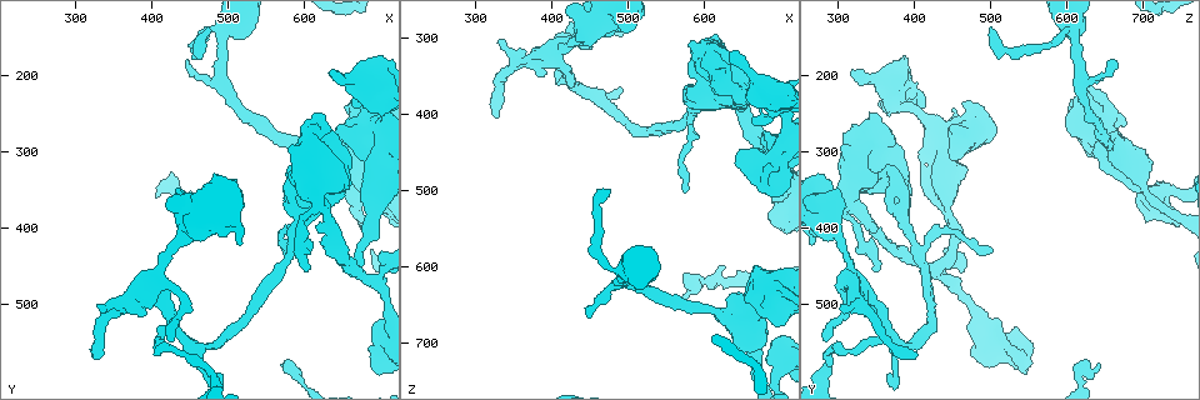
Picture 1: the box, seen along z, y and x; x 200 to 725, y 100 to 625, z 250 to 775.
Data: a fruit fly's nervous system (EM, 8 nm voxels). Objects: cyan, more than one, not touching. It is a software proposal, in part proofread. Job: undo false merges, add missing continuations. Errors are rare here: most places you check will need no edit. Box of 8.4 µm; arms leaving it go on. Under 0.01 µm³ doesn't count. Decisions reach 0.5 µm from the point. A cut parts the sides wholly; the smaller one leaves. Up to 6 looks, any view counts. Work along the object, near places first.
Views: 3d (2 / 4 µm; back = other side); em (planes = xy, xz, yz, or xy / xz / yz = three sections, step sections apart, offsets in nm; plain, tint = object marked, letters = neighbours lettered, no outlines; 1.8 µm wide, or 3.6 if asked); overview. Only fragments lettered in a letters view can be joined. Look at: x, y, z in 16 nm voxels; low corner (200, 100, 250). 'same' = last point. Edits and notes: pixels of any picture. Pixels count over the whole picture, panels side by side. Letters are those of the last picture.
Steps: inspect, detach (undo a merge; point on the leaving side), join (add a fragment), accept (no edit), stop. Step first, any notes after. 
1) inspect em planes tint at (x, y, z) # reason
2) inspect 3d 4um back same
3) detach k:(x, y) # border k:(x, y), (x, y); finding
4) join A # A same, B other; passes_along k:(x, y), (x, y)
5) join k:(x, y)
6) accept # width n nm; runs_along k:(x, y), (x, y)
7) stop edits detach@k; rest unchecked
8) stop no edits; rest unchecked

inspect em planes tint at (605, 315, 325) # sharp bend

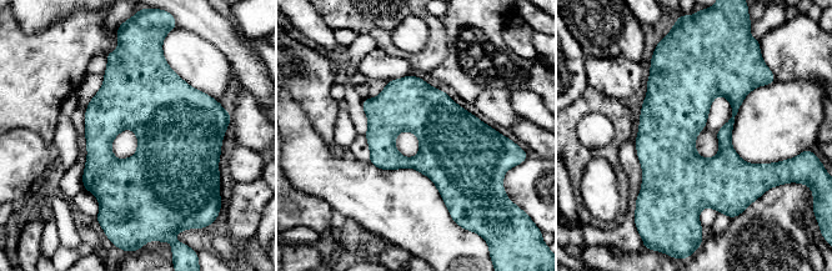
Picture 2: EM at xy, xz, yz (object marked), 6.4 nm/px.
inspect em planes letters same

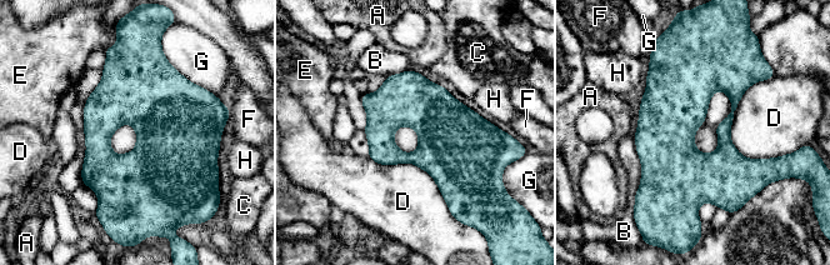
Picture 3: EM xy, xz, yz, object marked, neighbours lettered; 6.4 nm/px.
accept # width 320 nm; A other, B other, C other, D other, E other, F other, G other, H other; continuous, no second neuron

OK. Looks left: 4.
inspect em planes letters at (695, 360, 720) # four-way junction

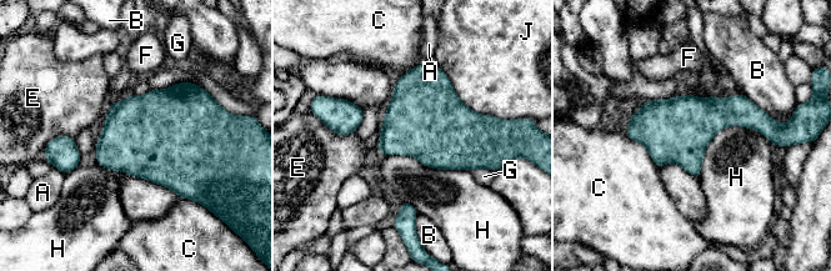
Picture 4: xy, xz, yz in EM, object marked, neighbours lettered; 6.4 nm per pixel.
accept # A other, B other, C other, E other, F other, G other, H other, J other; border 4:(772, 142), (725, 126), (699, 177); continuous, no second neuron

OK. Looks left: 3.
inspect 3d 4um at (665, 455, 425) # branch point

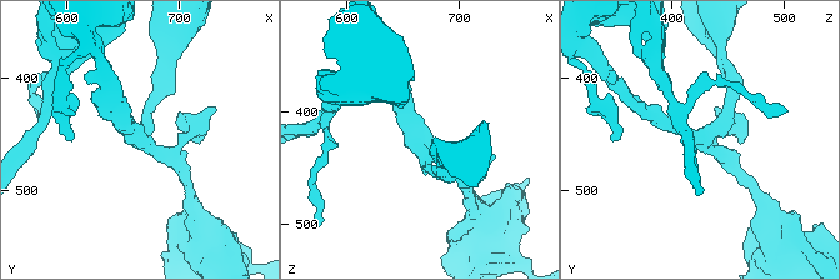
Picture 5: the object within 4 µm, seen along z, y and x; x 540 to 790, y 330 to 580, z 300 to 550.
inspect em yz step 16 tint at (664, 450, 430)

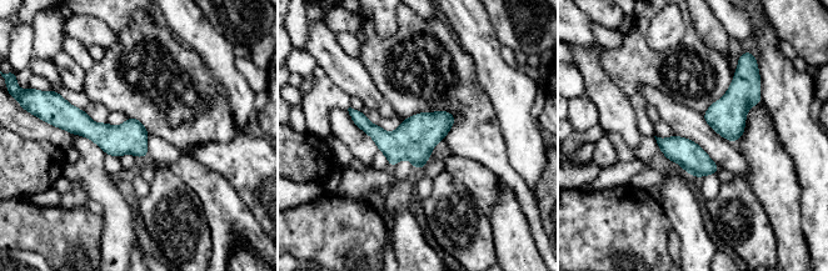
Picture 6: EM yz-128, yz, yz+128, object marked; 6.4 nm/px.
inspect em yz step 16 letters same # what lies round it

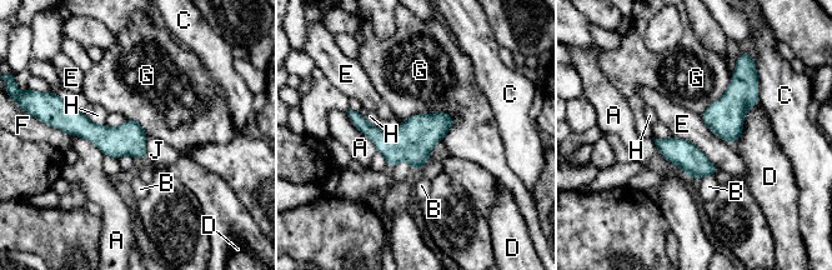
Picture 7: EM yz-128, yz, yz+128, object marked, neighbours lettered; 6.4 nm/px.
accept # A other, B other, C other, D other, E other, F other, G other, H other, J other; arms 3; runs_along 7:(64, 128), (129, 141), (143, 155); one neuron here

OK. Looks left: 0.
stop no edits; rest unchecked

